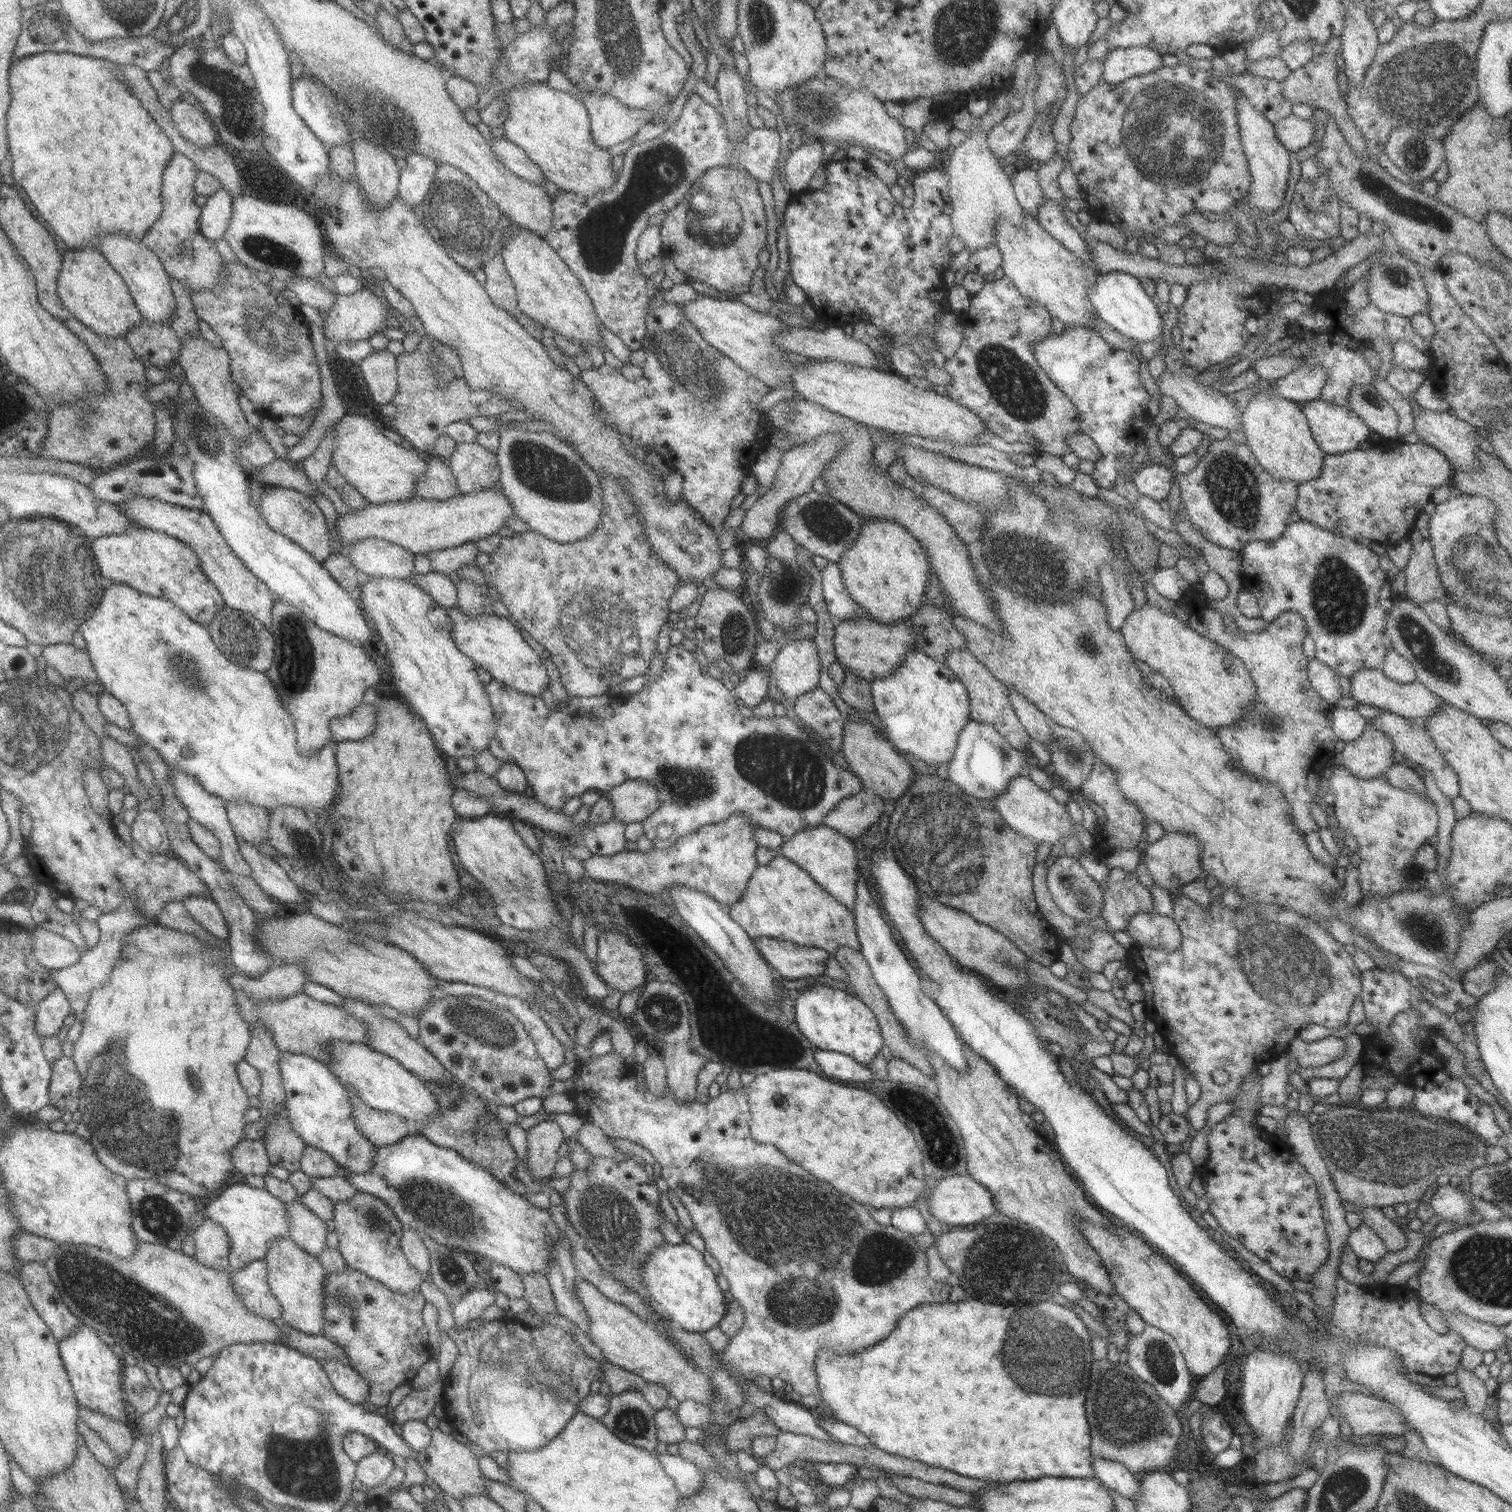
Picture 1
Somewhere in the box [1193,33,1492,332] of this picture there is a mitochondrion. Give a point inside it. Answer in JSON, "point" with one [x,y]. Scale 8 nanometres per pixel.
{"point":[1427,85]}

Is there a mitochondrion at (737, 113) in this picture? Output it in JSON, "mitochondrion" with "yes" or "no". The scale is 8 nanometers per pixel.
{"mitochondrion":"no"}

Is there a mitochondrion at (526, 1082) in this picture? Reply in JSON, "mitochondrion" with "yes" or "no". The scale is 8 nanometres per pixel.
{"mitochondrion":"no"}

